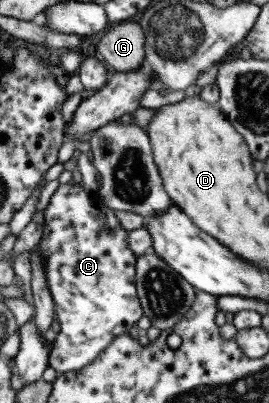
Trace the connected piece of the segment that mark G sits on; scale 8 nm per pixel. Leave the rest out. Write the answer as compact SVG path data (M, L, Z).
M136 20L113 25L96 48L97 56L117 72L129 73L144 67L145 33Z

